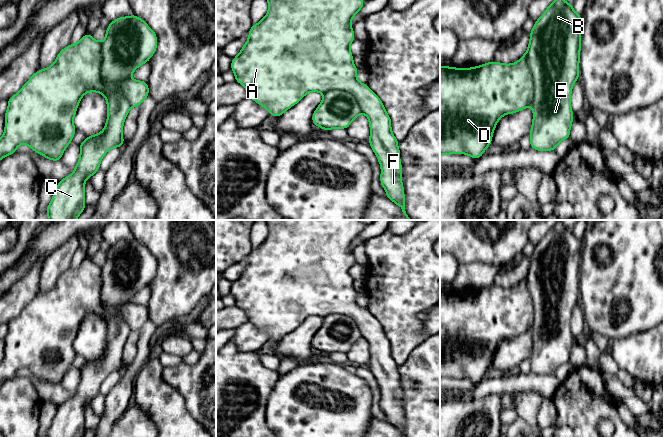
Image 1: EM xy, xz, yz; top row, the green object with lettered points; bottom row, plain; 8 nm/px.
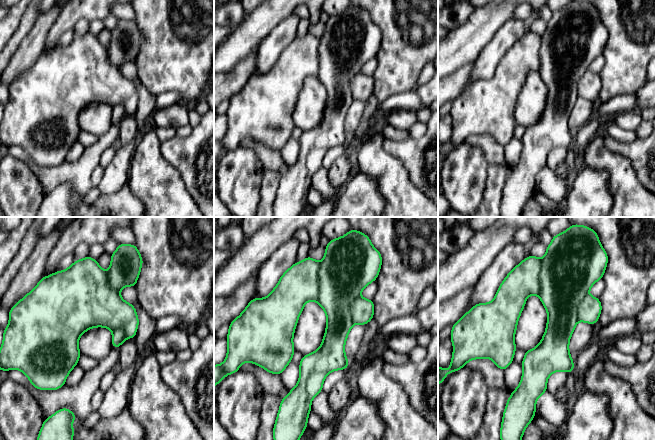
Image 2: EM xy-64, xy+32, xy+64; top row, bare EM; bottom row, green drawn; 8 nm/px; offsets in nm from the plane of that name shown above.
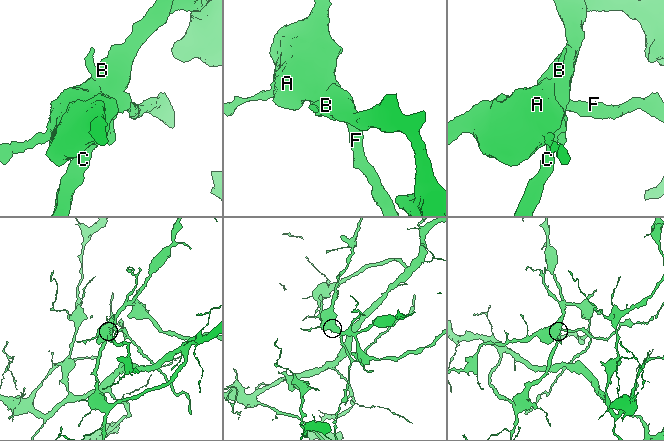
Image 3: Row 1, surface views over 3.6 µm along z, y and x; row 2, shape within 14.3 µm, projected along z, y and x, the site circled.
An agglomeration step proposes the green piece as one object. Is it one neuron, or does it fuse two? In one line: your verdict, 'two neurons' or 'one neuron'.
two neurons

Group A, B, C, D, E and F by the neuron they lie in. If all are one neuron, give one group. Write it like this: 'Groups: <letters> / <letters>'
Groups: A D F / B C E

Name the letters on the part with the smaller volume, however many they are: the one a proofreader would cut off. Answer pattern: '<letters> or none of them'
A, D, F

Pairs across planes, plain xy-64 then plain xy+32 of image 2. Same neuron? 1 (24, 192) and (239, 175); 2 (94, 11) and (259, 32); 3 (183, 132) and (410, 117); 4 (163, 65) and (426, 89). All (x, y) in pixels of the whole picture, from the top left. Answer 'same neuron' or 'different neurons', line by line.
1: same neuron
2: different neurons
3: different neurons
4: different neurons

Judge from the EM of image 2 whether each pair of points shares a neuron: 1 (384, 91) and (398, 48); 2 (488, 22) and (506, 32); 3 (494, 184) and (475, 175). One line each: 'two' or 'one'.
1: one
2: two
3: two

